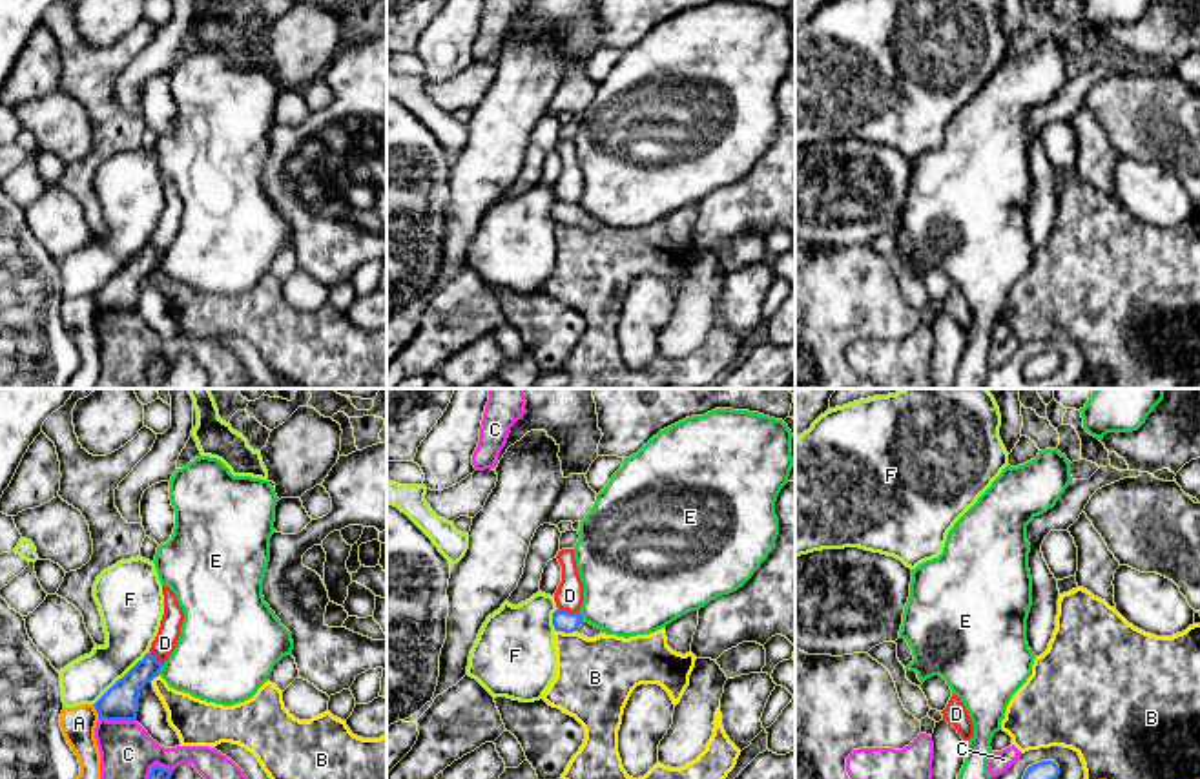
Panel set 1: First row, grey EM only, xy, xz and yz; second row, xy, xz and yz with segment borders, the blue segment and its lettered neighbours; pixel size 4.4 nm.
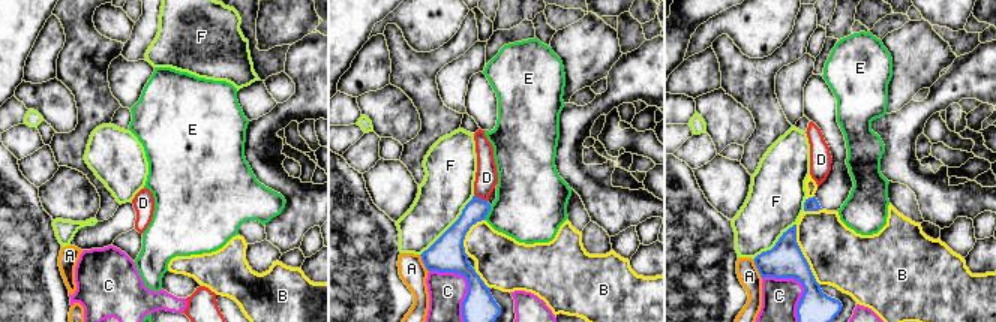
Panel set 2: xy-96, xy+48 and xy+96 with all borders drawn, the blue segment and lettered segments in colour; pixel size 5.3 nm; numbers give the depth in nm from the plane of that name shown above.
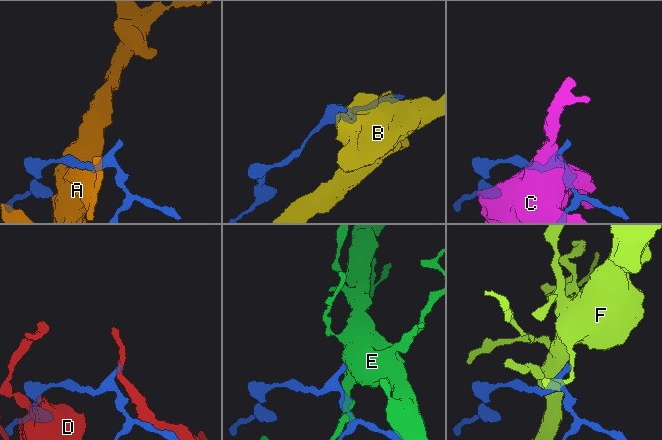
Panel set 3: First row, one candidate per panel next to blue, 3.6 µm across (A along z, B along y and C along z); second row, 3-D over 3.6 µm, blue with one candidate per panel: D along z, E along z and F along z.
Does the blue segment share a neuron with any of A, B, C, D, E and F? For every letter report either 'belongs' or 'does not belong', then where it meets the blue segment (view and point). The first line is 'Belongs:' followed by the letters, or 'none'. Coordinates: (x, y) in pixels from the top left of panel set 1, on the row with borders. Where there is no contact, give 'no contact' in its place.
Belongs: none
A: does not belong; meets blue in xy at (97, 712)
B: does not belong; meets blue in xz at (566, 632)
C: does not belong; meets blue in xy at (117, 719)
D: does not belong; meets blue in xz at (568, 612)
E: does not belong; meets blue in xy at (161, 668)
F: does not belong; meets blue in xy at (123, 677)

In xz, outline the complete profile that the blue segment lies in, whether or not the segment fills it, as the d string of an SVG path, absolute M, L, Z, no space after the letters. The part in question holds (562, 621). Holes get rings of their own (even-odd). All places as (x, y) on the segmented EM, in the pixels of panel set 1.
M556 609L553 613L553 626L556 631L564 631L564 633L576 631L587 639L595 639L595 637L602 635L602 629L585 622L580 613L569 613L569 611L562 611L562 609Z

